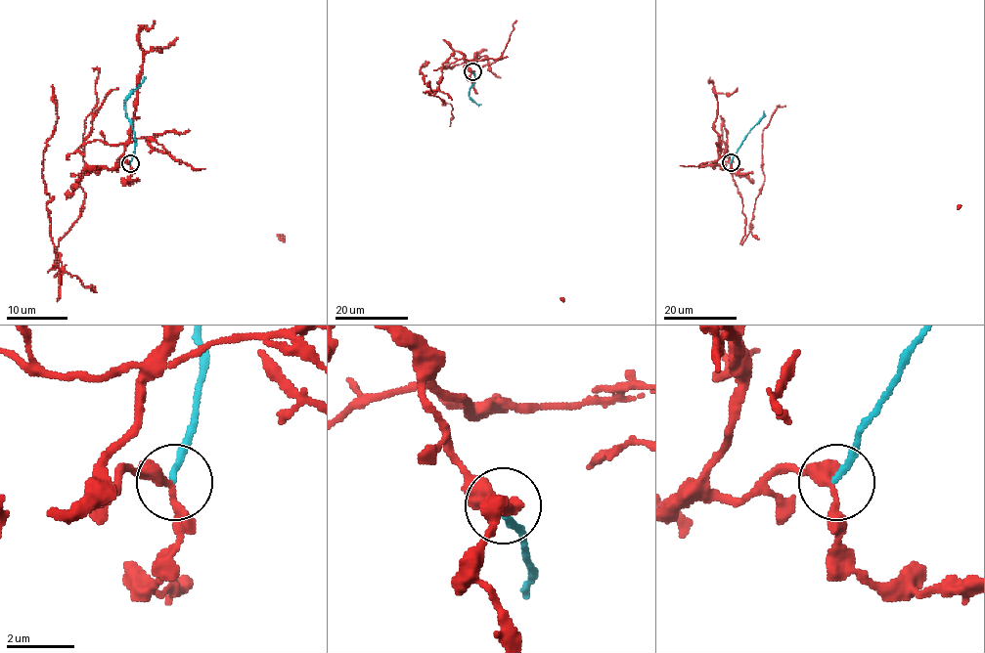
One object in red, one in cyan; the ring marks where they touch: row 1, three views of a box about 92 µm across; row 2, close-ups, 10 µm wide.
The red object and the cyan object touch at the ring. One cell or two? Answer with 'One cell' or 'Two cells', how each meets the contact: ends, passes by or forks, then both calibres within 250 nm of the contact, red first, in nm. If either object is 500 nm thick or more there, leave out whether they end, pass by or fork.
Two cells. At the ring red passes by. At the ring cyan ends. Thickness 320 nm (red) against 180 nm

